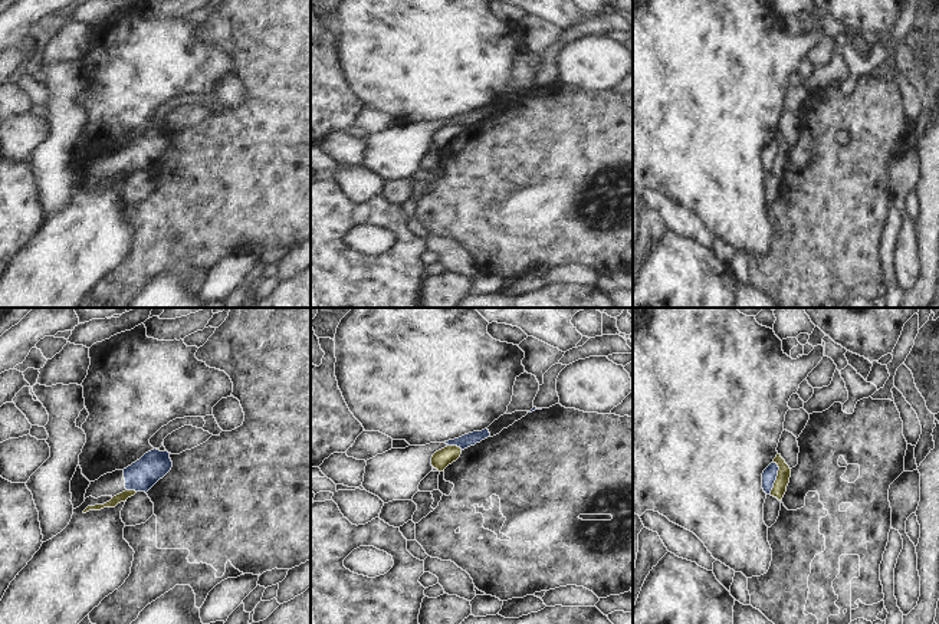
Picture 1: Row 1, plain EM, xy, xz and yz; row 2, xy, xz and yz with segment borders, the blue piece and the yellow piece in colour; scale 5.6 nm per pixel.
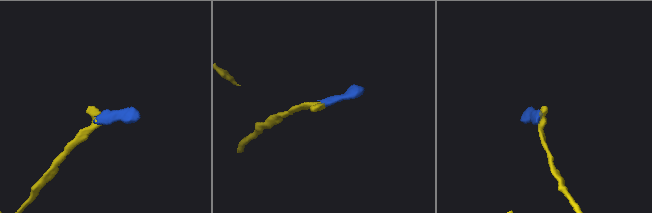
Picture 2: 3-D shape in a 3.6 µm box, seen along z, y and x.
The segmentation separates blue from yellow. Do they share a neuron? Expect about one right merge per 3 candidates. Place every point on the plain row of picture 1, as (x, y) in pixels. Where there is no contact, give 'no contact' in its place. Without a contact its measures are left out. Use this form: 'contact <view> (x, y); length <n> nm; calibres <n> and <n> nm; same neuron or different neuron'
contact yz (775, 156); length 190 nm; calibres 80 and 80 nm; different neuron

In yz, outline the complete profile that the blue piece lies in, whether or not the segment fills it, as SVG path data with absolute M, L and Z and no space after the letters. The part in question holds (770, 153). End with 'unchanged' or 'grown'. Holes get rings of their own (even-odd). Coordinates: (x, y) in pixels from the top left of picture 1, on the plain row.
M771 141L762 151L762 167L766 173L771 173L771 168L778 154L778 148L779 148L778 142Z; unchanged

